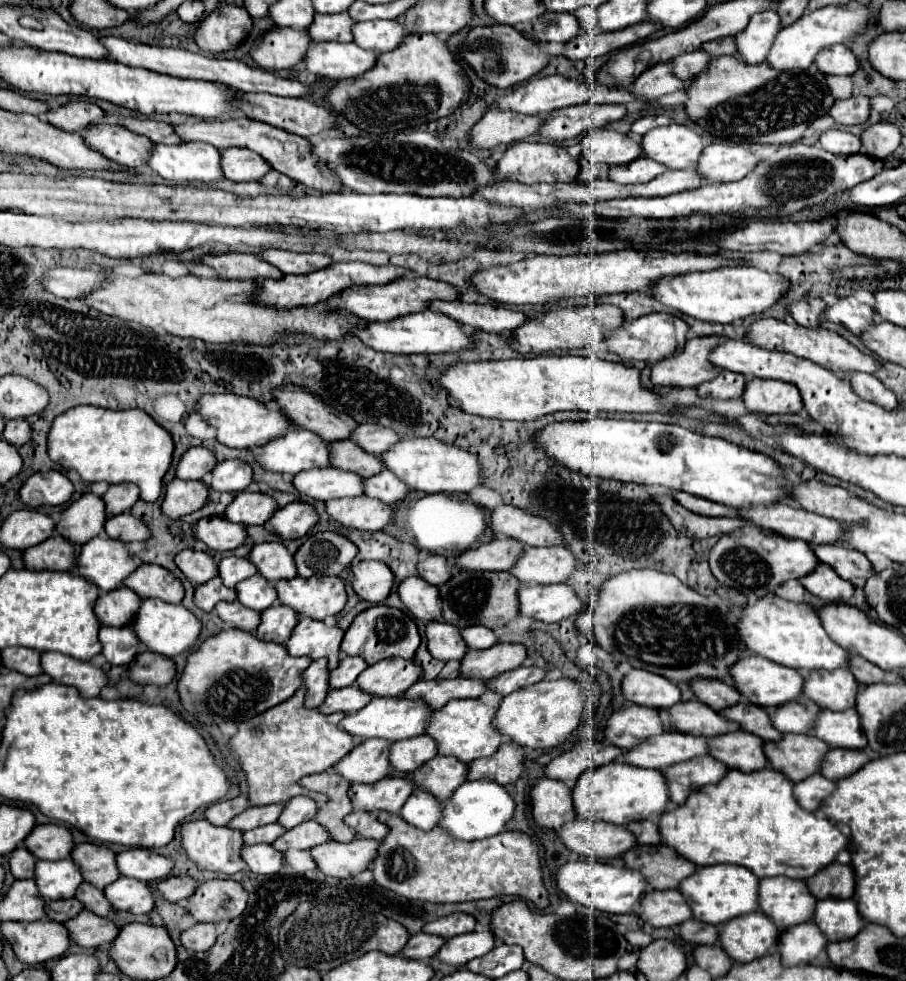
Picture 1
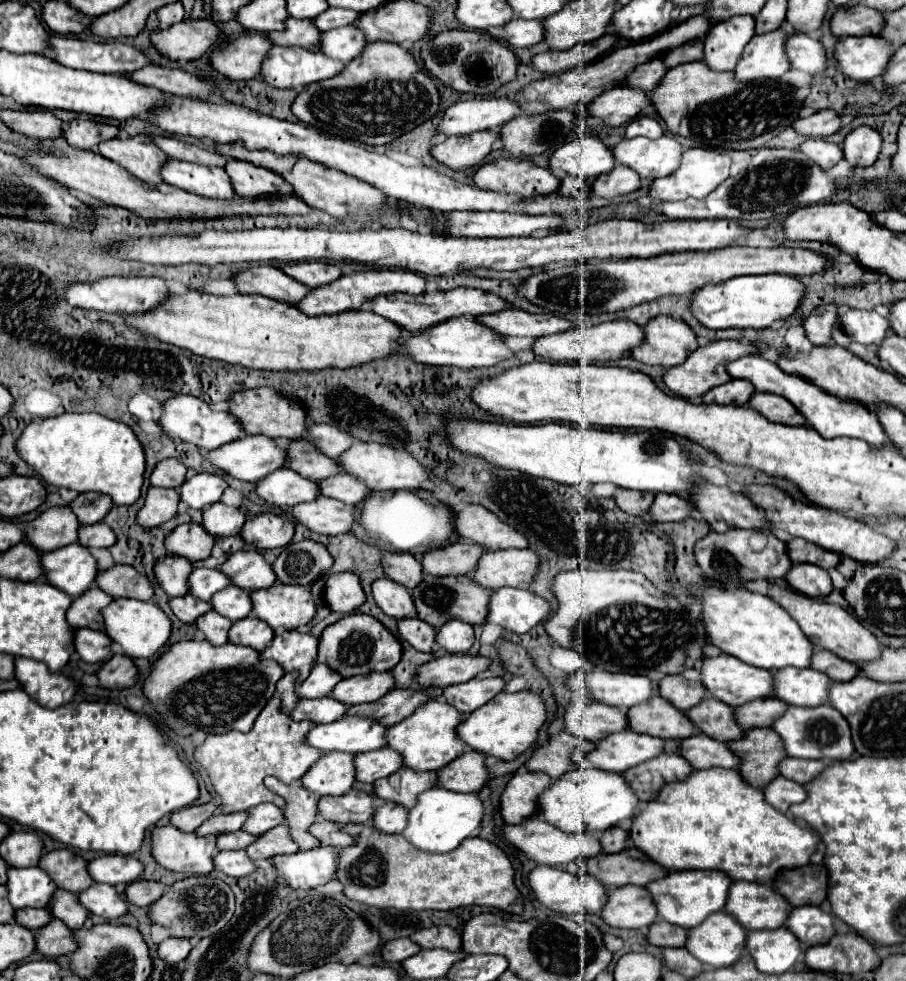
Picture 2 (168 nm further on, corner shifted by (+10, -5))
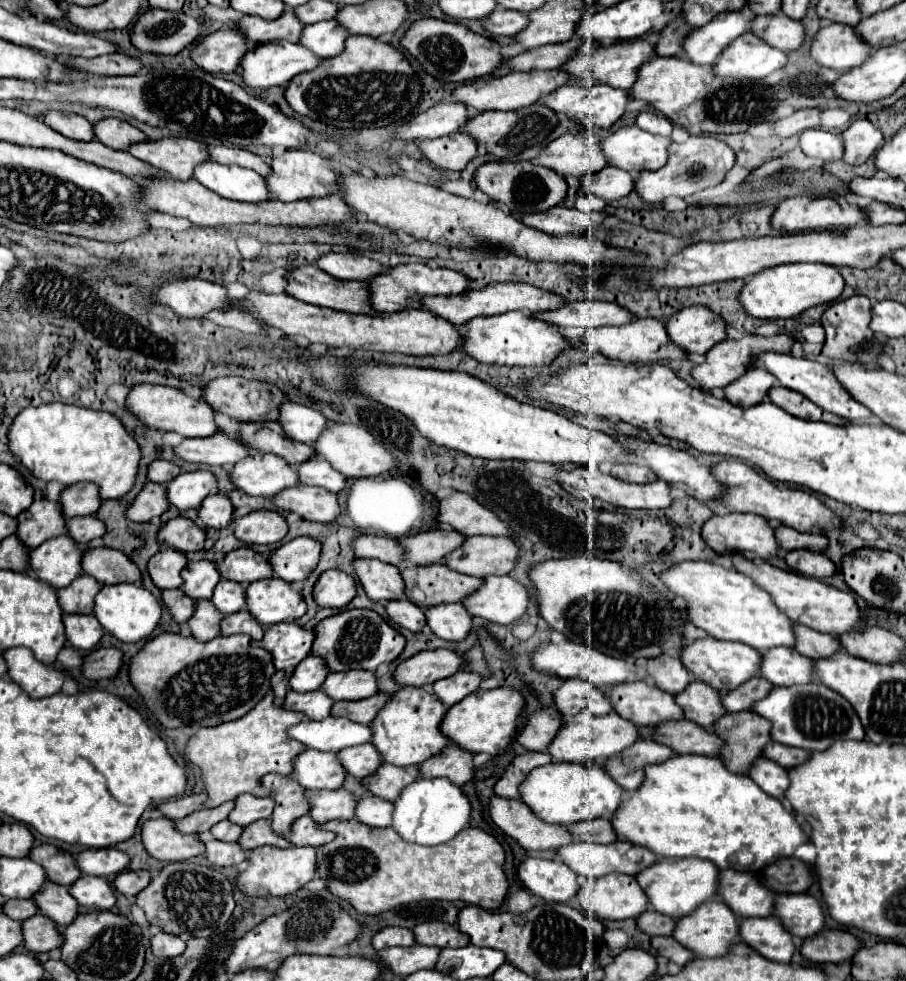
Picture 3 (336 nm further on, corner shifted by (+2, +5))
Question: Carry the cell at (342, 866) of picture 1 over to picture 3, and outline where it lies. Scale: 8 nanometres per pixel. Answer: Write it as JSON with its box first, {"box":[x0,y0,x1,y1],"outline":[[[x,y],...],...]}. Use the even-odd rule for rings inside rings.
{"box":[236,846,316,898],"outline":[[[260,846],[250,850],[248,856],[248,868],[242,870],[236,876],[236,886],[242,894],[252,898],[284,898],[288,894],[294,894],[298,888],[302,888],[306,882],[314,878],[316,870],[316,850],[314,848],[272,848],[272,846]]]}

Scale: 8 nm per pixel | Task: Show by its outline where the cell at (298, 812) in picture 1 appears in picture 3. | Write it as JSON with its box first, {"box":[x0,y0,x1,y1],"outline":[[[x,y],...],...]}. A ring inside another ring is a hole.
{"box":[228,794,274,826],"outline":[[[240,794],[234,800],[234,808],[232,808],[228,820],[238,826],[248,826],[248,822],[254,822],[260,818],[270,818],[272,806],[274,804],[270,802],[270,798],[256,798],[252,794]]]}

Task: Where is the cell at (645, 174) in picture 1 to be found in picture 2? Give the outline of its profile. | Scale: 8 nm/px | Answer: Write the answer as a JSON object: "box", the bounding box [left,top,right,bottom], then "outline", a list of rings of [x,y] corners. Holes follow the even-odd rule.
{"box":[592,164,642,198],"outline":[[[616,164],[616,168],[612,172],[600,174],[594,180],[592,192],[596,196],[612,198],[612,196],[618,196],[618,194],[624,194],[624,192],[634,192],[640,186],[642,186],[642,180],[632,168],[628,168],[624,164]]]}

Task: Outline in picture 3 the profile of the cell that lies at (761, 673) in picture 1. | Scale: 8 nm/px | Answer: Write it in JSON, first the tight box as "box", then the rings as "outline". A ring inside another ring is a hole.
{"box":[680,638,760,692],"outline":[[[700,638],[694,640],[692,644],[684,644],[680,648],[680,662],[684,664],[684,668],[688,672],[692,672],[692,676],[708,686],[712,686],[718,692],[728,692],[734,690],[736,686],[740,686],[742,682],[746,682],[748,678],[758,674],[758,666],[760,666],[760,654],[758,650],[742,644],[742,642],[726,642],[726,640],[716,640],[716,638]]]}

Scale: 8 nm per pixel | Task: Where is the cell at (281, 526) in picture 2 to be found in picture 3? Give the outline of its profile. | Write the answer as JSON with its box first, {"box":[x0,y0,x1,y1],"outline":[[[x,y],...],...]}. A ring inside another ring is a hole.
{"box":[234,510,286,544],"outline":[[[256,510],[234,520],[234,536],[244,544],[274,544],[280,542],[286,532],[286,520],[270,510]]]}

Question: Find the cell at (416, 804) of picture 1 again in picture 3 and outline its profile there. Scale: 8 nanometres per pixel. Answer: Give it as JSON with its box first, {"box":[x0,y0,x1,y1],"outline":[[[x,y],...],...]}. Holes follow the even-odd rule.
{"box":[356,796,392,828],"outline":[[[364,796],[356,804],[356,816],[358,822],[372,826],[372,828],[384,828],[392,824],[392,802],[376,798],[376,796]]]}

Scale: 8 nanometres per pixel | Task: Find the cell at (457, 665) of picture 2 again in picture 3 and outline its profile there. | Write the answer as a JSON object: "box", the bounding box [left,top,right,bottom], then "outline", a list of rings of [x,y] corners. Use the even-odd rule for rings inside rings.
{"box":[394,650,464,686],"outline":[[[428,650],[400,662],[394,670],[394,680],[400,686],[434,684],[436,680],[456,674],[464,662],[464,656],[458,656],[452,650]]]}

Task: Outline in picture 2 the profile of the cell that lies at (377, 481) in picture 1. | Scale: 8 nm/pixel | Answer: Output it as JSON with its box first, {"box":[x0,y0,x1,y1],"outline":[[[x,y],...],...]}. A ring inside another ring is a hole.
{"box":[318,474,372,506],"outline":[[[352,474],[330,476],[328,480],[318,482],[318,486],[320,486],[322,496],[330,496],[330,498],[342,500],[346,504],[354,504],[354,506],[364,502],[372,494],[372,490]]]}

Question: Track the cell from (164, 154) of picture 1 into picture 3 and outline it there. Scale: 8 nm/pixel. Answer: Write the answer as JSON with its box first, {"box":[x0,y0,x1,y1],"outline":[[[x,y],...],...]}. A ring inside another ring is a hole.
{"box":[194,162,270,202],"outline":[[[206,162],[204,166],[196,168],[194,178],[208,190],[228,200],[238,202],[270,200],[266,180],[254,170],[244,170],[240,166],[224,166],[218,162]]]}

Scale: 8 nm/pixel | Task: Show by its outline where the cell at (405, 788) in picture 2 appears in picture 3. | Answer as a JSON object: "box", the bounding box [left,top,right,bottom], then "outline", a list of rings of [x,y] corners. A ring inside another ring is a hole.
{"box":[362,764,420,800],"outline":[[[380,764],[374,774],[362,778],[362,786],[378,798],[396,800],[396,794],[404,790],[404,786],[412,784],[420,776],[416,766],[394,766],[394,764]]]}

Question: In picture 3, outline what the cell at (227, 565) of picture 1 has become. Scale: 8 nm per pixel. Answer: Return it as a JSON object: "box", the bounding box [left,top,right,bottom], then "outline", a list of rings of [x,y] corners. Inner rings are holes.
{"box":[182,560,220,600],"outline":[[[208,560],[192,562],[182,570],[182,590],[192,600],[208,600],[212,596],[214,586],[220,582],[220,574],[216,570],[216,564]]]}

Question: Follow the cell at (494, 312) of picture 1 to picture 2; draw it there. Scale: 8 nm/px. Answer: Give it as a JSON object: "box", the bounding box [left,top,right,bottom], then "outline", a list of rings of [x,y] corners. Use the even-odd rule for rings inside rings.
{"box":[476,310,574,338],"outline":[[[504,310],[486,316],[478,316],[476,322],[492,328],[502,336],[532,336],[540,338],[544,334],[554,334],[572,328],[574,324],[558,318],[554,314],[528,314],[524,310]]]}

